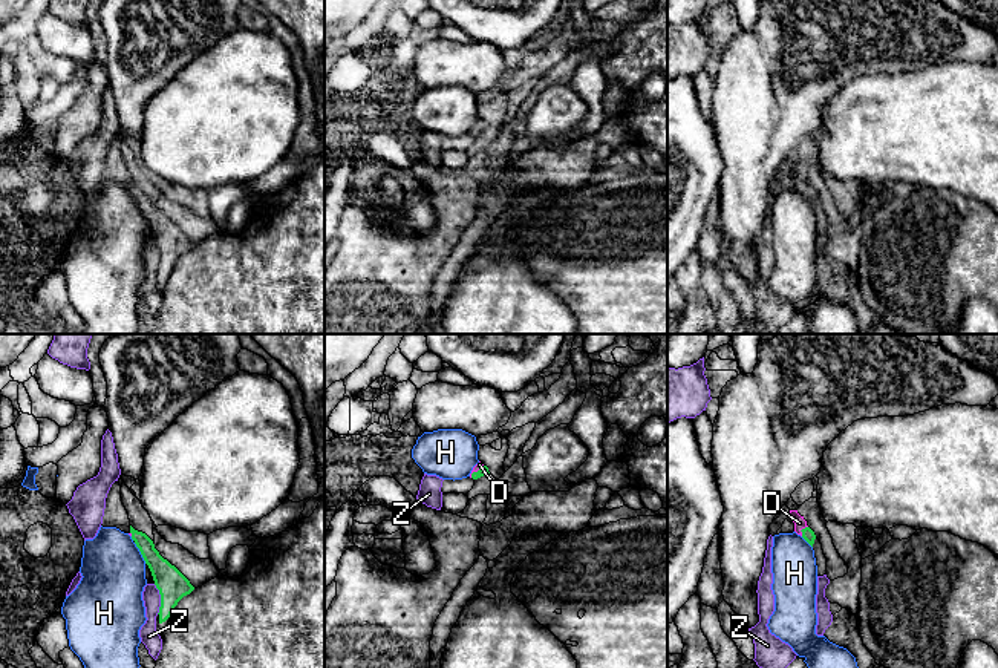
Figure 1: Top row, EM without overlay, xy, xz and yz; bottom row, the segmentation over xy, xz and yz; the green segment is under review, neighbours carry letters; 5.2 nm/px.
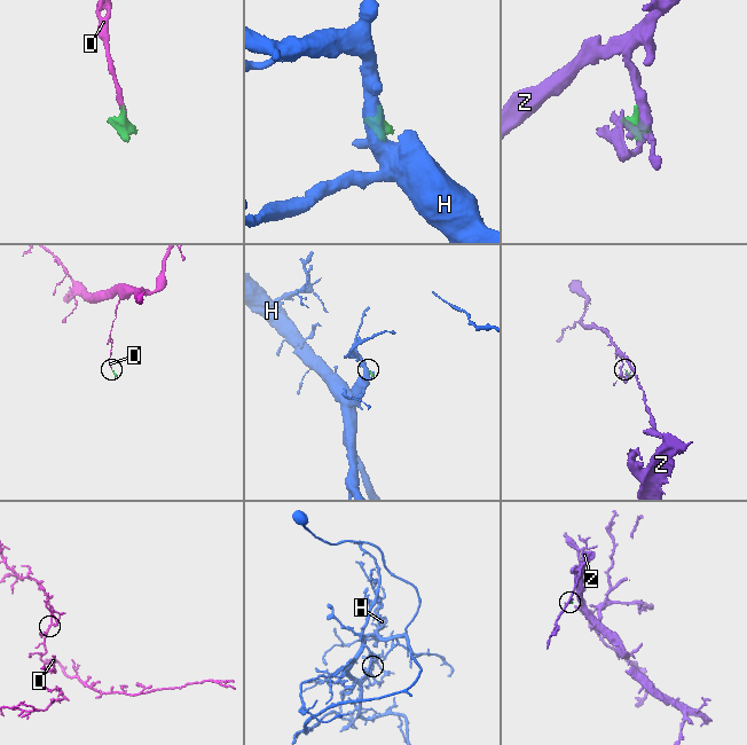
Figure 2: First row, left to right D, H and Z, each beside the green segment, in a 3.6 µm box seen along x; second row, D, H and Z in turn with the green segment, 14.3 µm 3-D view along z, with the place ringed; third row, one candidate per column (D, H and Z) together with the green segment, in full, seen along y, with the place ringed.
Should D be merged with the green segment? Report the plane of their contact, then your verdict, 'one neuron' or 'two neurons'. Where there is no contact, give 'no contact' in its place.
meets green in yz; one neuron

